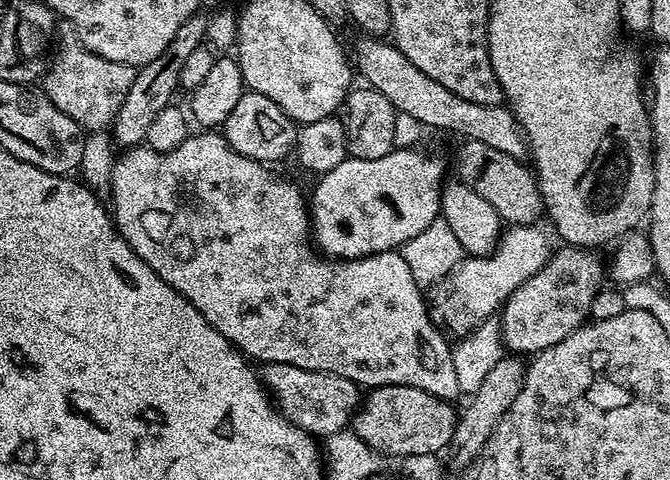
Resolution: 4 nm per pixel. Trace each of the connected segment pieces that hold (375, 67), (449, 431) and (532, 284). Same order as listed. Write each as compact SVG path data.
M361 35L359 39L356 44L356 56L354 52L354 68L359 79L361 76L365 85L386 94L386 98L390 98L397 112L405 112L413 118L418 118L418 122L422 122L425 129L442 128L464 140L494 146L494 150L502 150L502 154L510 154L519 160L524 160L529 155L528 141L524 139L520 123L503 103L466 102L466 98L458 98L458 94L446 90L442 82L434 82L434 78L422 74L422 70L418 70L418 66L410 62L410 58L406 58L396 49L395 43L366 35Z
M391 384L373 388L361 399L350 428L384 458L403 458L408 455L435 457L444 447L445 451L451 445L458 415L457 409L452 407L449 401L426 390Z
M571 246L561 247L561 252L553 251L548 257L548 262L534 278L526 278L514 294L503 305L499 313L500 333L504 339L505 349L512 354L535 354L545 352L550 346L562 342L589 319L588 311L590 302L594 302L594 294L598 294L606 284L606 264L600 261L600 252L590 248L574 248Z

